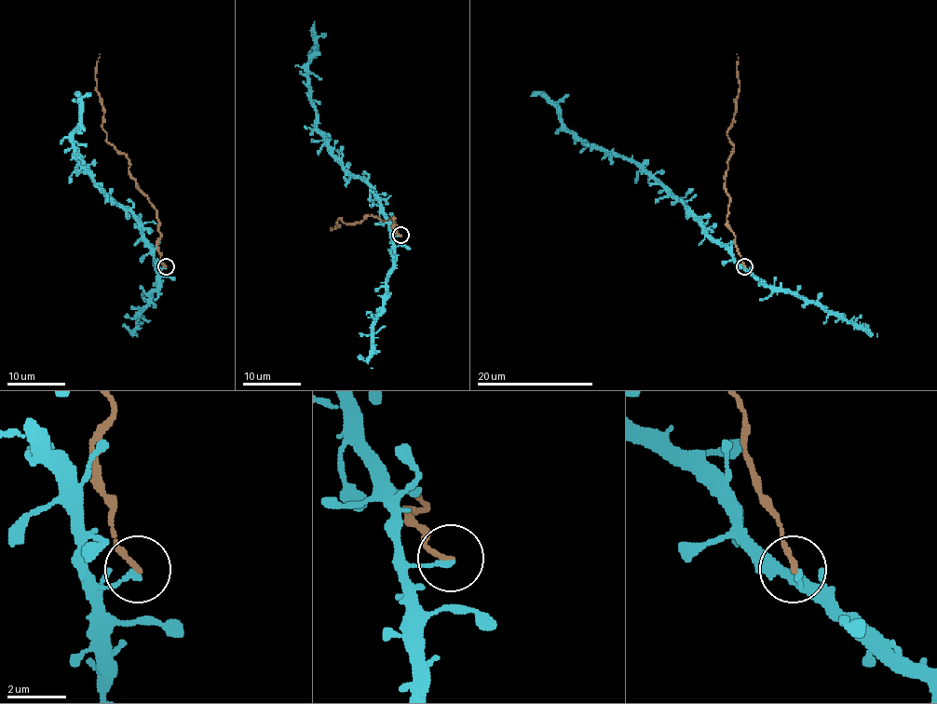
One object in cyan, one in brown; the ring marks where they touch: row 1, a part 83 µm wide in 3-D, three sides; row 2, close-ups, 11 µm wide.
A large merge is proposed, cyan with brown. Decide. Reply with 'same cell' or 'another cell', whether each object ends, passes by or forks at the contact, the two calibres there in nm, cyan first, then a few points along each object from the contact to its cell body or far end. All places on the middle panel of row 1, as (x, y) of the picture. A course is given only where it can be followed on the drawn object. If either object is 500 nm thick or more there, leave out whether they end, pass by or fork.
another cell; cyan ends there; brown ends there; 190 nm thick on the cyan side, 200 nm on the other; cyan runs (401, 236), (391, 235), (376, 194), (345, 168), (317, 128), (308, 78), (308, 62), (314, 56), (314, 21); brown runs (401, 235), (392, 227), (392, 217), (366, 216), (349, 224), (342, 217), (339, 226), (334, 227)

